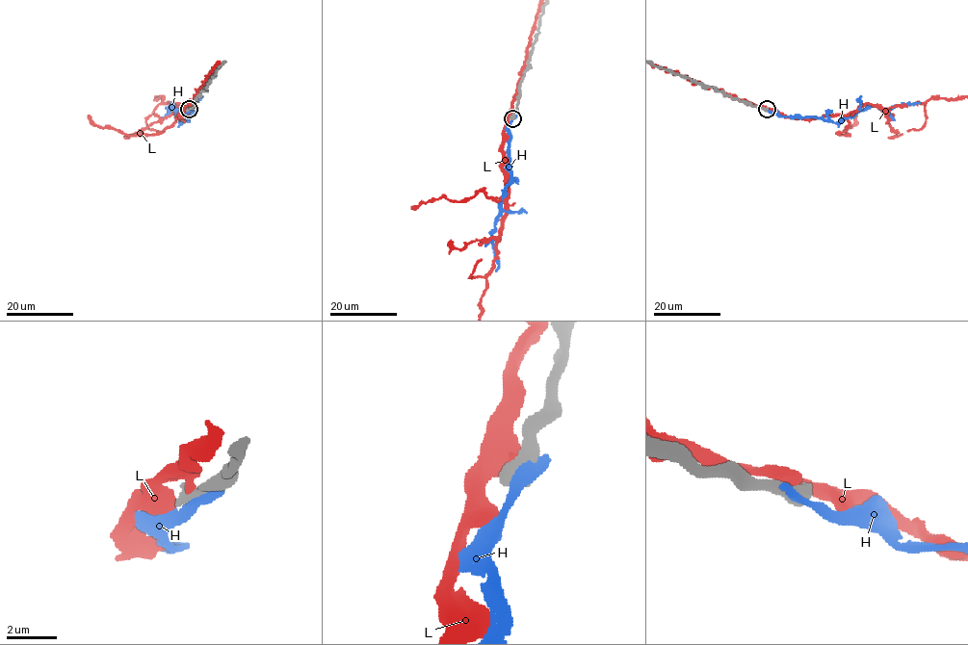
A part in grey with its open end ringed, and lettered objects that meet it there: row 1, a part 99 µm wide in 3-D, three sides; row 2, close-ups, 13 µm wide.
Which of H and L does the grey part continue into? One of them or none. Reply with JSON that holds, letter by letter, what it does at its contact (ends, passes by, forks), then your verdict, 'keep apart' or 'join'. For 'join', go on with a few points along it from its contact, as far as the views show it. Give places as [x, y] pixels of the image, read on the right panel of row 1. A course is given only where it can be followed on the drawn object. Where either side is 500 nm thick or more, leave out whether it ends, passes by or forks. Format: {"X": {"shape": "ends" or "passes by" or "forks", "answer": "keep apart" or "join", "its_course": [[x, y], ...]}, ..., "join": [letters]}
{"H": {"answer": "keep apart"}, "L": {"answer": "keep apart"}, "join": []}

